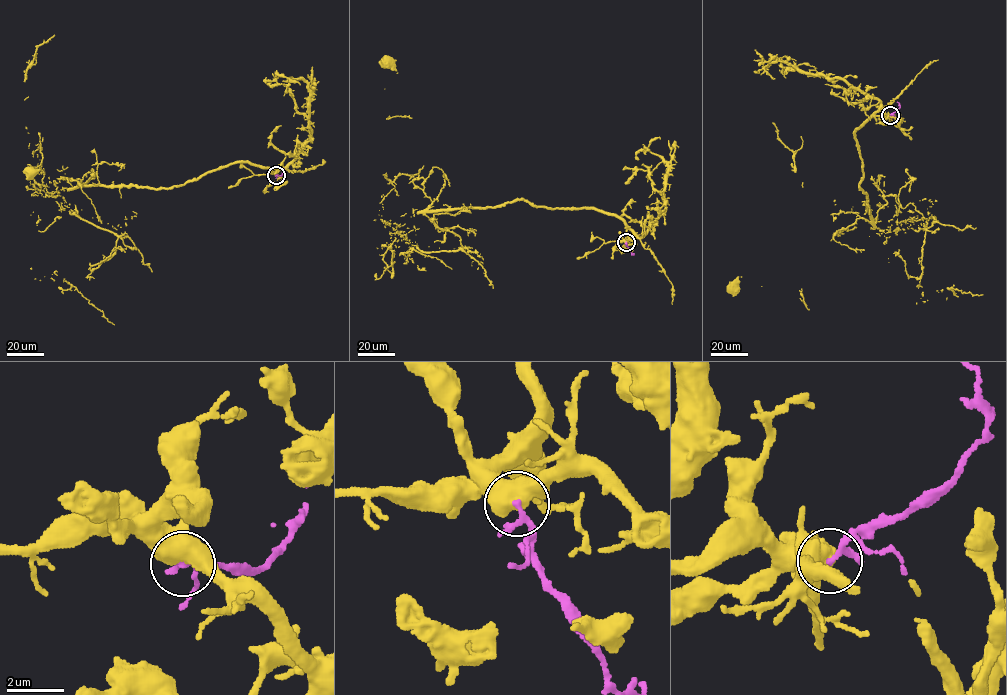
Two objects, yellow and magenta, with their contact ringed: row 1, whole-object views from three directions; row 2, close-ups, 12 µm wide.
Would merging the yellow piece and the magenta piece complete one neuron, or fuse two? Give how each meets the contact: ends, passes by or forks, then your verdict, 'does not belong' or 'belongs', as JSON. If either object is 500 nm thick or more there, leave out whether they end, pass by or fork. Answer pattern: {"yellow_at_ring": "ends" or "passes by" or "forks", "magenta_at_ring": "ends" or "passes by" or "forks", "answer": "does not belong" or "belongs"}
{"answer": "does not belong"}

